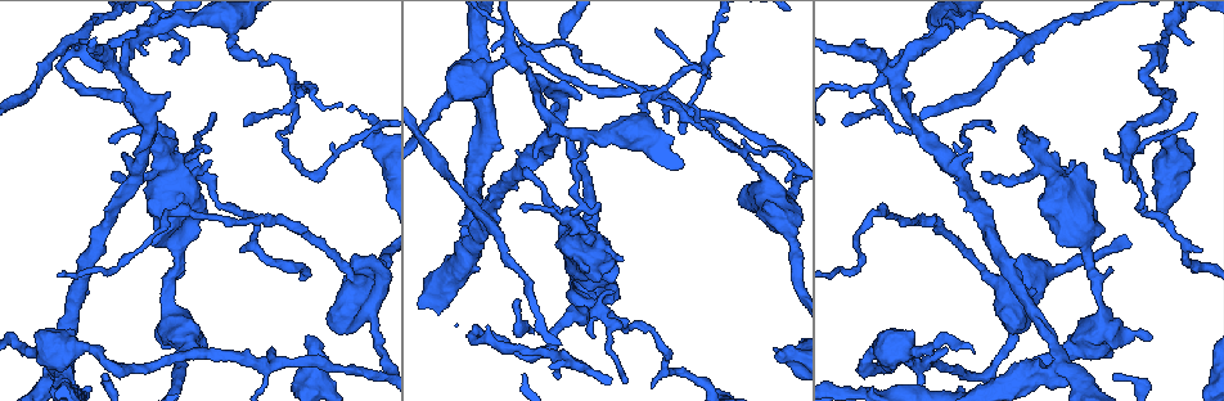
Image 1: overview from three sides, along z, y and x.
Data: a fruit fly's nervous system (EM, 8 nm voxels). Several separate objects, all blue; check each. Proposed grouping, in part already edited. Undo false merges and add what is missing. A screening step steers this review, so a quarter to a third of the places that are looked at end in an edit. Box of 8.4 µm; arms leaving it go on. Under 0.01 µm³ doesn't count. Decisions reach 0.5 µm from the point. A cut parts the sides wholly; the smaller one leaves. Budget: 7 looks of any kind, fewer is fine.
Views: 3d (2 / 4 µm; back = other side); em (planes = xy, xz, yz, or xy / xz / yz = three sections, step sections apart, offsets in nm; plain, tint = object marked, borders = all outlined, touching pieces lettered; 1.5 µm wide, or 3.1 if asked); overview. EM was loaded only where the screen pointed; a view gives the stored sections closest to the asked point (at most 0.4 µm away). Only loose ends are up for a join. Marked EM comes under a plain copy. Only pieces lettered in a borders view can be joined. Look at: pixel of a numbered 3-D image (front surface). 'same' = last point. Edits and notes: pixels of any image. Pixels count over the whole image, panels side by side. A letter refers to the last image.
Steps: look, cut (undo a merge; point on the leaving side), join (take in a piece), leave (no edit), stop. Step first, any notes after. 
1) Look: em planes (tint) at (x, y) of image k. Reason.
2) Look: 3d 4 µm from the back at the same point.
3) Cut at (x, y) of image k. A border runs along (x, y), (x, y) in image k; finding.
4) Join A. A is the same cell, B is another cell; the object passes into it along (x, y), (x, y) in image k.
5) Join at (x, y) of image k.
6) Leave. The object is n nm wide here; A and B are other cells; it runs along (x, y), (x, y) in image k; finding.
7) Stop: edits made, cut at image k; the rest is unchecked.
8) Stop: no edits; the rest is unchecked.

Look: 3d 4 µm at (264, 367) of image 1. Sharp bend.

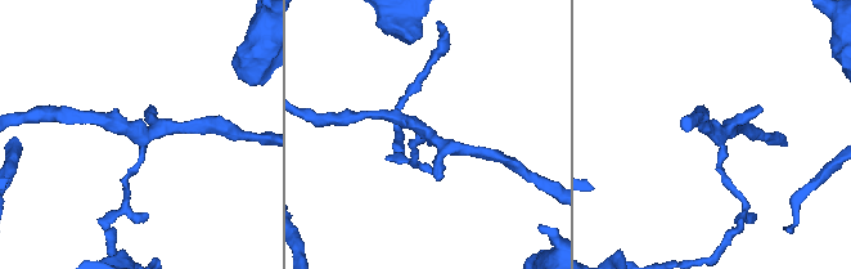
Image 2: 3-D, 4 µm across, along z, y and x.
Look: em planes (tint) at (142, 132) of image 2.

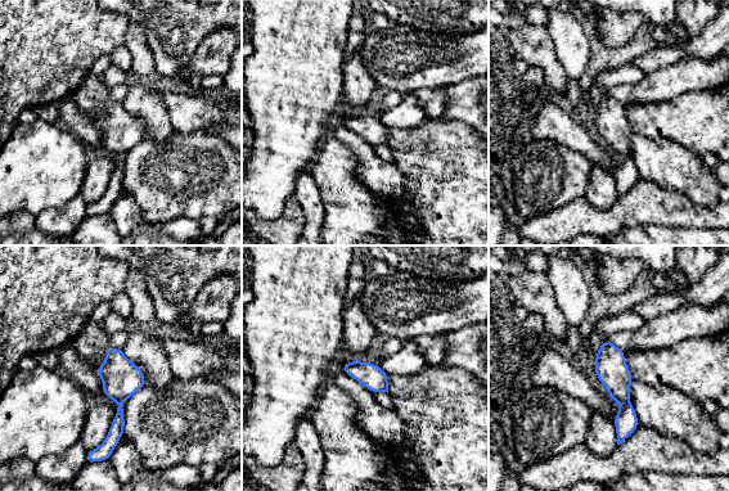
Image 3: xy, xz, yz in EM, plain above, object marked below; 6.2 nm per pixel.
Look: em planes (borders) at the same point. What lies round it.

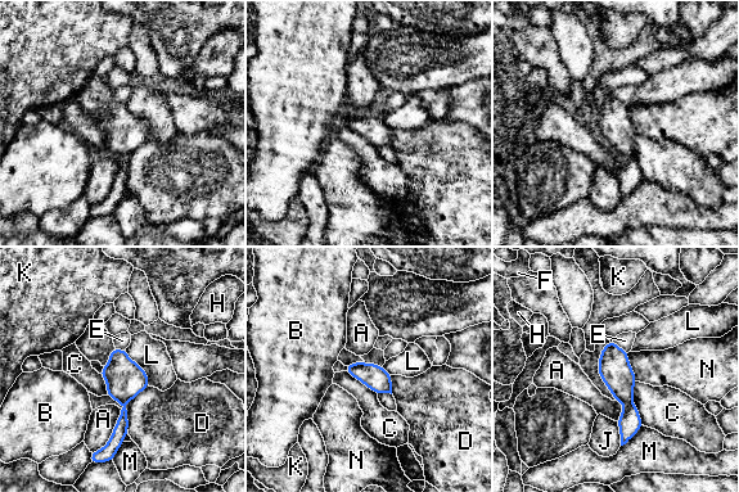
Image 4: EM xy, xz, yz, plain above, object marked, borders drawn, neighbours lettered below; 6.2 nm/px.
Cut at (630, 423) of image 4. A, B, C, D, E, F, H, J, K, L, M and N are other cells; a border runs along (631, 401), (627, 405) in image 4; a second neuron is stuck on.

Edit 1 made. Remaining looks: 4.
Look: em planes (tint) at (629, 327) of image 1. Thin neck.

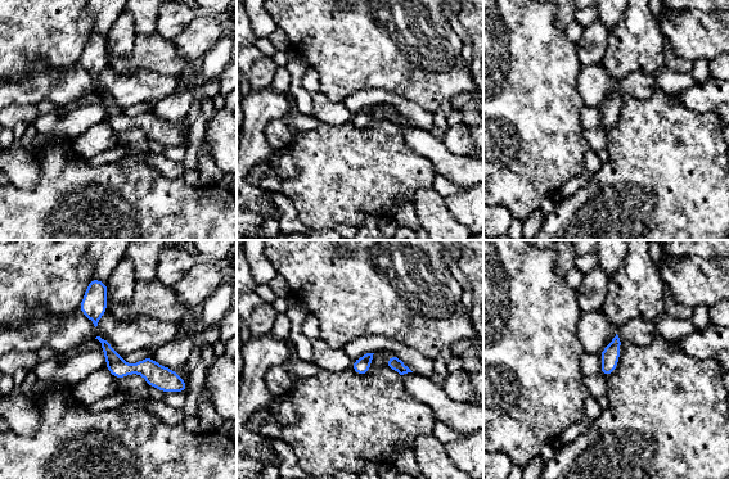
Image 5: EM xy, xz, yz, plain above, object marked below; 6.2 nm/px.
Look: em planes (borders) at the same point. See the neighbours.

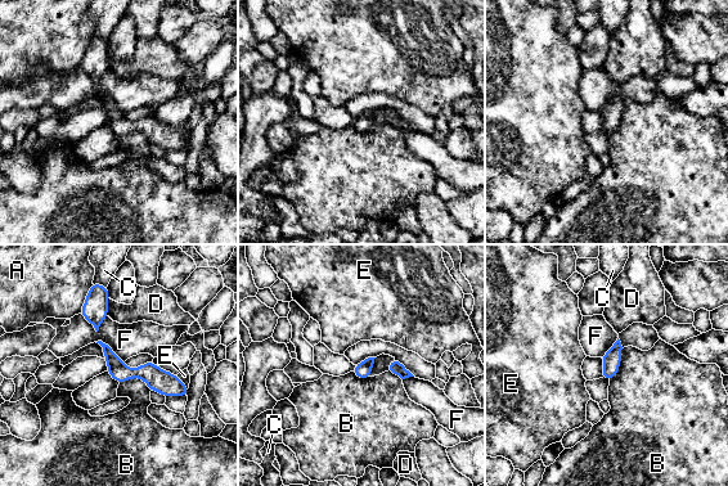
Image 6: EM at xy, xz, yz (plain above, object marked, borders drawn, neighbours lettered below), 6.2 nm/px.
Leave. The object is 110 nm wide here; A, B, C, D, E and F are other cells; it runs along (106, 349), (126, 373), (185, 391) in image 6; one neuron here.

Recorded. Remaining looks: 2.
Look: em planes (borders) at (523, 208) of image 1. Thin end.

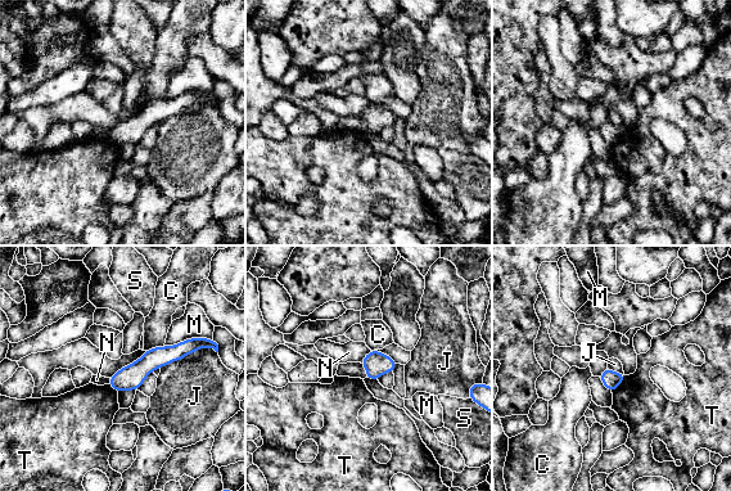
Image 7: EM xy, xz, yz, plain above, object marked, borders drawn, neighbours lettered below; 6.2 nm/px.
Leave. The longest contact is with J, 320 nm; C, J, M, N, S and T are other cells; it runs along (189, 345), (112, 382) in image 7; none of them fits.

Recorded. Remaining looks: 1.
Stop: edits made, cut at image 4; the rest is unchecked.

